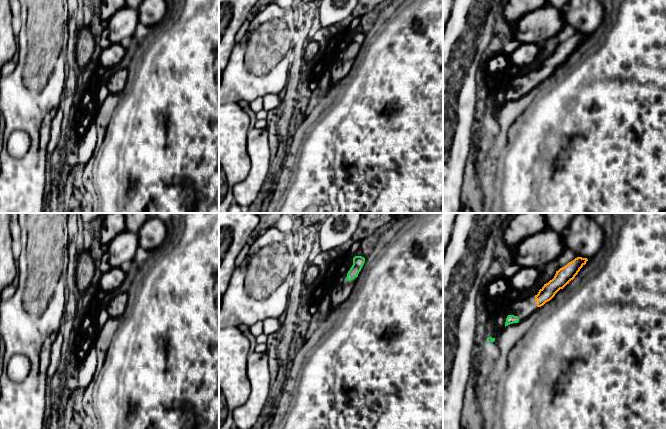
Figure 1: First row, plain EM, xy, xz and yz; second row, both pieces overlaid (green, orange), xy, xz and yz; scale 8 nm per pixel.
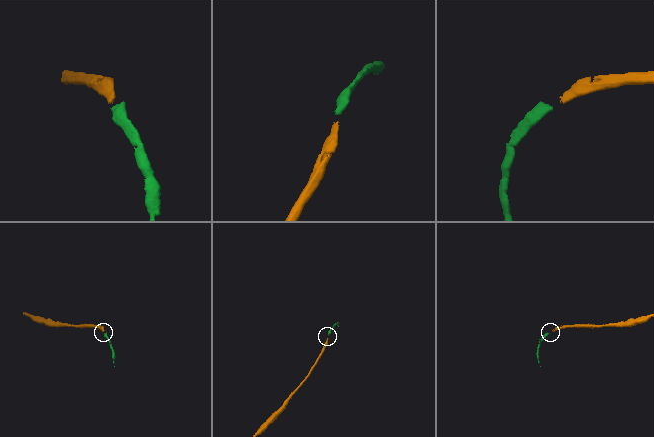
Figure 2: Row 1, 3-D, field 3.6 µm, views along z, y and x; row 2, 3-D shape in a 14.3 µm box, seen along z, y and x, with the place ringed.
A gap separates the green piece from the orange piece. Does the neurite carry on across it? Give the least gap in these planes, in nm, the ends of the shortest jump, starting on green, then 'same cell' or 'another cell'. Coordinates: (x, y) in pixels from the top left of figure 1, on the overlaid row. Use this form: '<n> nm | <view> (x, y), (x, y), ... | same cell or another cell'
180 nm | yz (518, 317), (537, 306) | same cell

